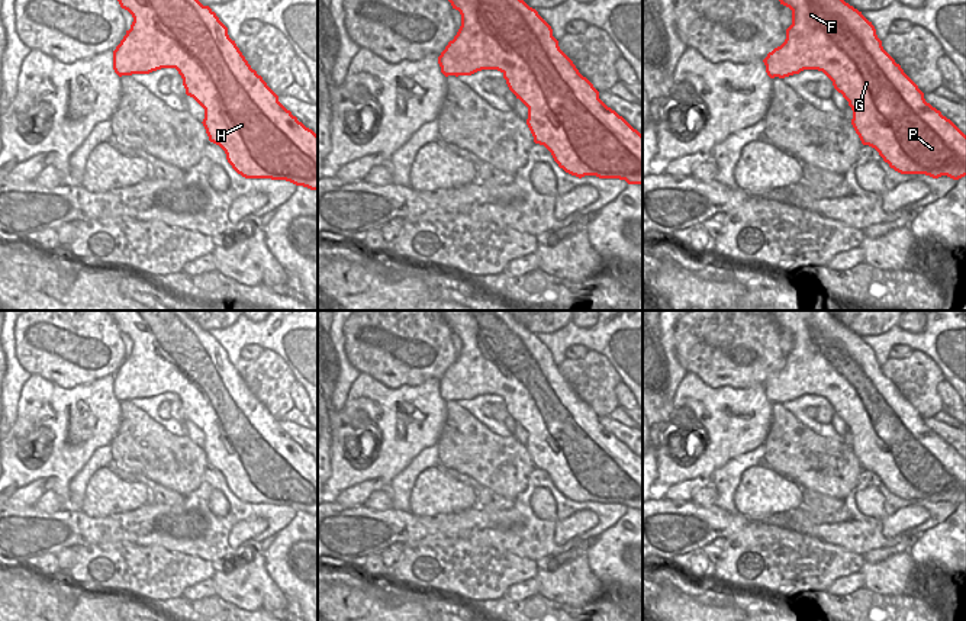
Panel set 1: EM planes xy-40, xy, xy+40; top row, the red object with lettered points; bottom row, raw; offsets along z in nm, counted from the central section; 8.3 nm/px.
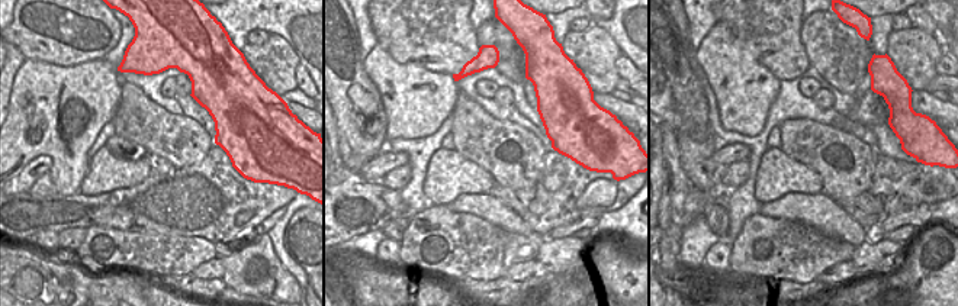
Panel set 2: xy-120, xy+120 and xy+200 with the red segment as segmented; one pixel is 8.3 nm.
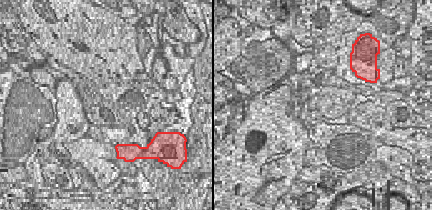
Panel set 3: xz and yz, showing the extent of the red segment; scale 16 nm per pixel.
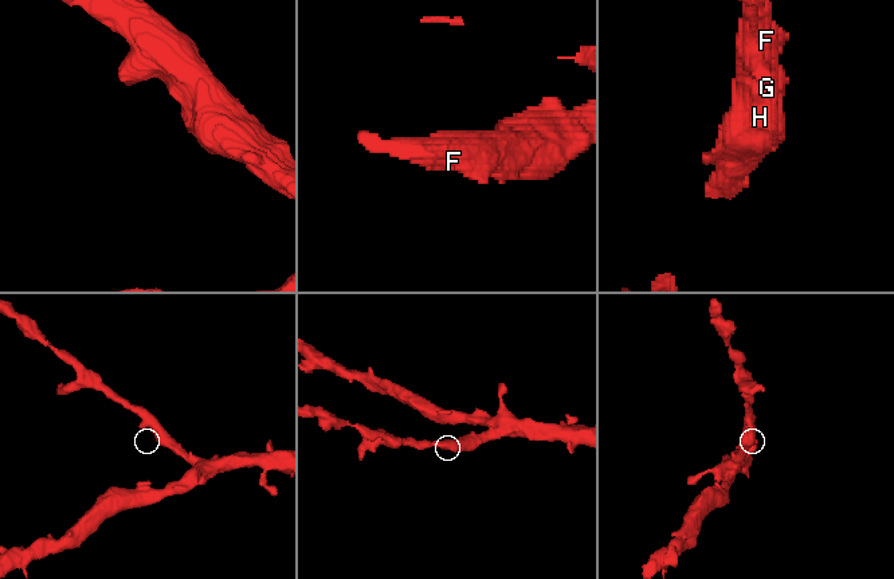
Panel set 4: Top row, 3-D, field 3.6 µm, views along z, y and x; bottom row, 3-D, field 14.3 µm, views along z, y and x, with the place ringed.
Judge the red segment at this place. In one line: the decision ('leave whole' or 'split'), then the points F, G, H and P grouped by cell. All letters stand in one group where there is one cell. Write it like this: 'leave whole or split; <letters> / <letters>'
leave whole; F G H P

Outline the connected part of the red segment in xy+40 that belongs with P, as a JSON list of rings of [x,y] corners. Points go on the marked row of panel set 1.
[[[779,0],[792,10],[785,42],[763,59],[770,78],[785,78],[804,70],[822,71],[853,110],[851,125],[863,145],[875,148],[891,168],[901,174],[925,174],[933,178],[966,176],[966,135],[940,110],[925,102],[924,93],[883,49],[876,29],[862,12],[844,0]]]

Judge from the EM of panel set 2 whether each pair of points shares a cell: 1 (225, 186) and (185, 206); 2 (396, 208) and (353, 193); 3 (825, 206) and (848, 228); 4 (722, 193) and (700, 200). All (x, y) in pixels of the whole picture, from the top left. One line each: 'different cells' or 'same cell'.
1: same cell
2: same cell
3: same cell
4: different cells

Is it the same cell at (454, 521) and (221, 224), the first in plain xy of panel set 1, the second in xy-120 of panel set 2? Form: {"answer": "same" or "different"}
{"answer": "same"}

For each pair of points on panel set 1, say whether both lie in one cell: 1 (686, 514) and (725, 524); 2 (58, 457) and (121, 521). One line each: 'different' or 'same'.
1: same
2: different

